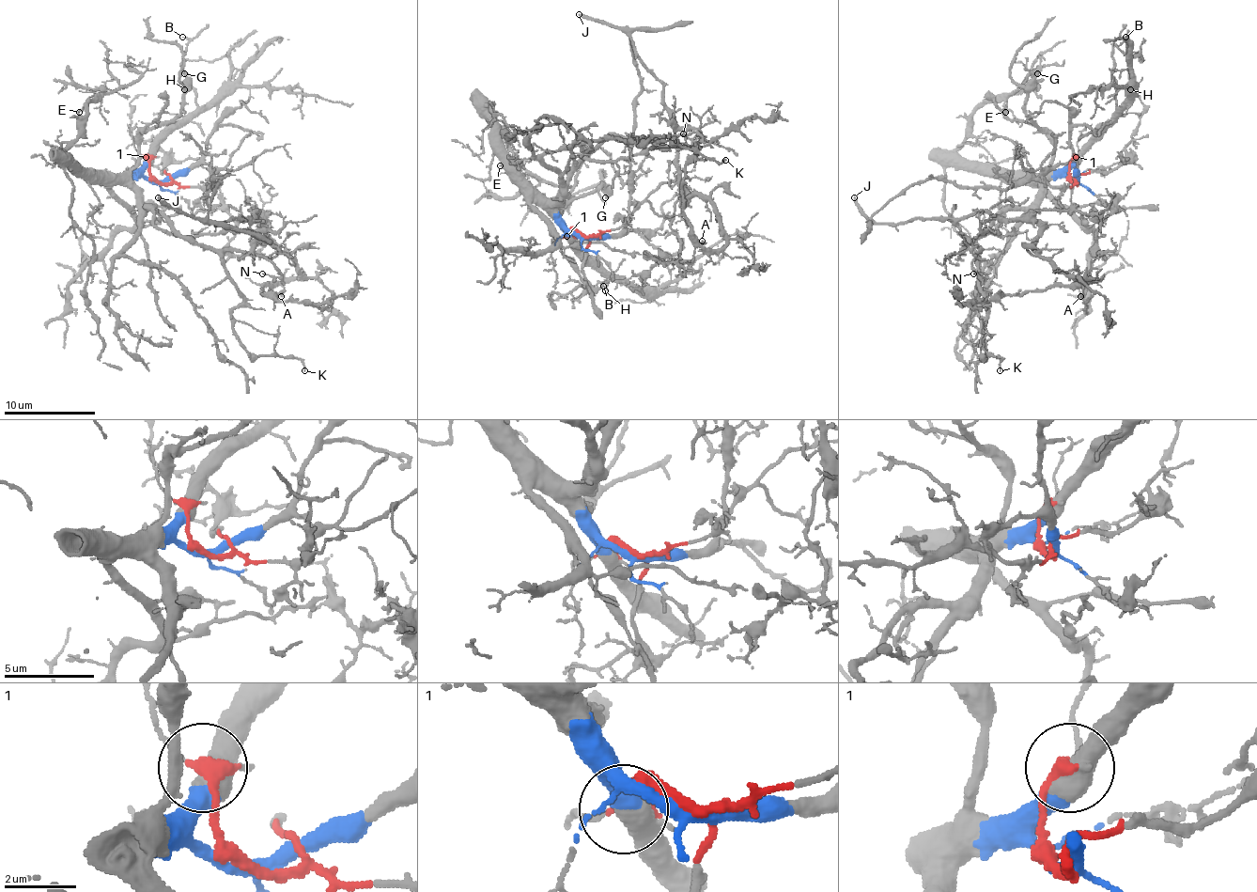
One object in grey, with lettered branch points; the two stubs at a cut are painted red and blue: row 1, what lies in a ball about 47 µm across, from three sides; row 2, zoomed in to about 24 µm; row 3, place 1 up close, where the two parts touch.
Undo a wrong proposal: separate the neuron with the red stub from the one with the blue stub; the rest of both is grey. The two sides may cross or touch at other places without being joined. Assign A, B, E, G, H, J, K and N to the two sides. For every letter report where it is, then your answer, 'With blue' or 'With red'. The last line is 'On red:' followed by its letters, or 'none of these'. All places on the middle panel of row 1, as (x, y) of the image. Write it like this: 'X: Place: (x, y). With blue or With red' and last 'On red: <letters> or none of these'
A: Place: (702, 241). With red
B: Place: (603, 286). With blue
E: Place: (500, 165). With blue
G: Place: (605, 197). With blue
H: Place: (605, 290). With blue
J: Place: (579, 14). With red
K: Place: (725, 160). With blue
N: Place: (683, 133). With blue
On red: A, J

